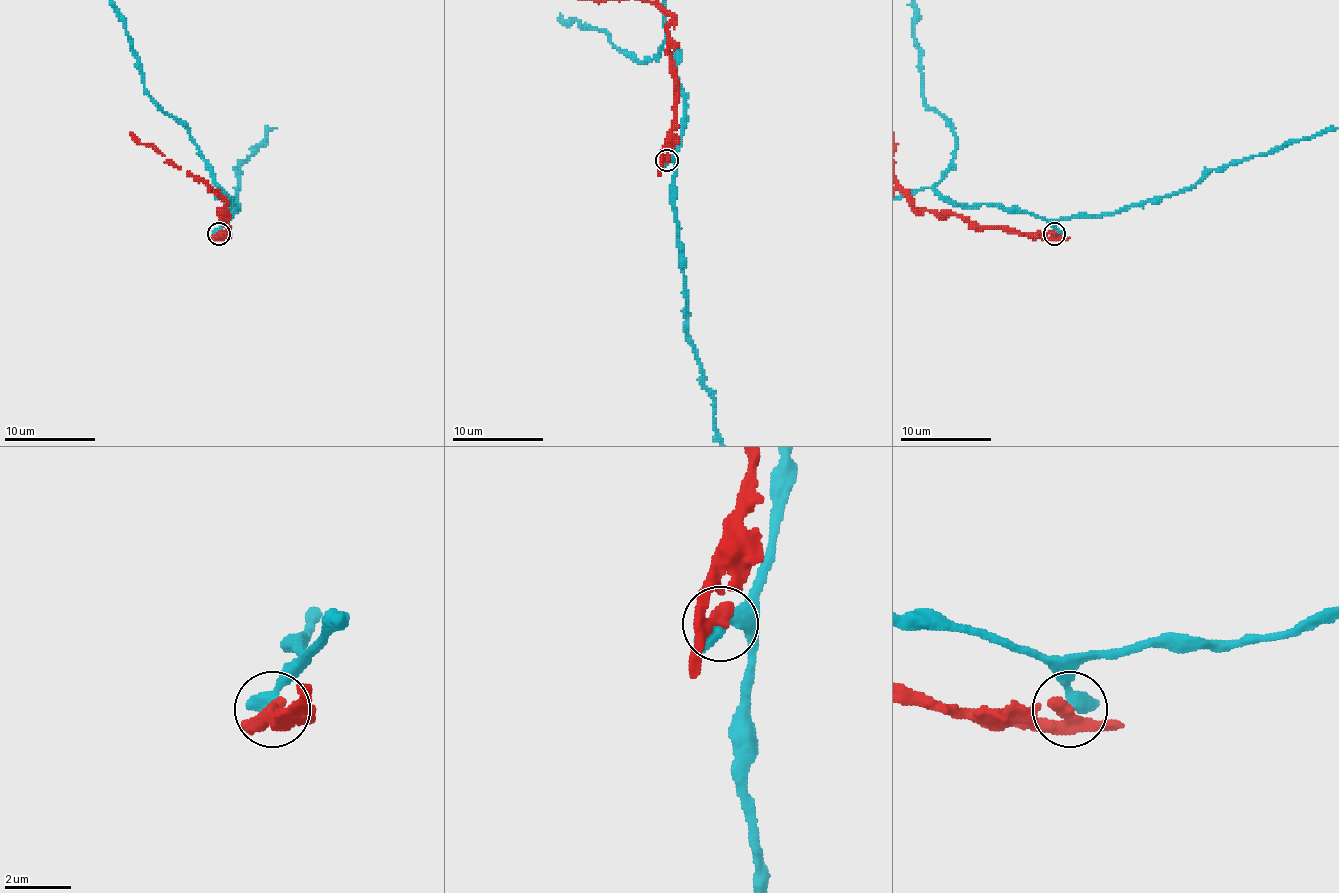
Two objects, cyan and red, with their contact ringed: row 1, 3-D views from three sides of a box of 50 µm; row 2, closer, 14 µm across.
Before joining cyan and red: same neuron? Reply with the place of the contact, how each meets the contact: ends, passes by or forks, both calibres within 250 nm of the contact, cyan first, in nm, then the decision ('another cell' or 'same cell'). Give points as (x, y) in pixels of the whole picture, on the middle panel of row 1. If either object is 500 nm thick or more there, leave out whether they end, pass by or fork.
place (667, 160); calibres 500 and 340 nm; another cell

